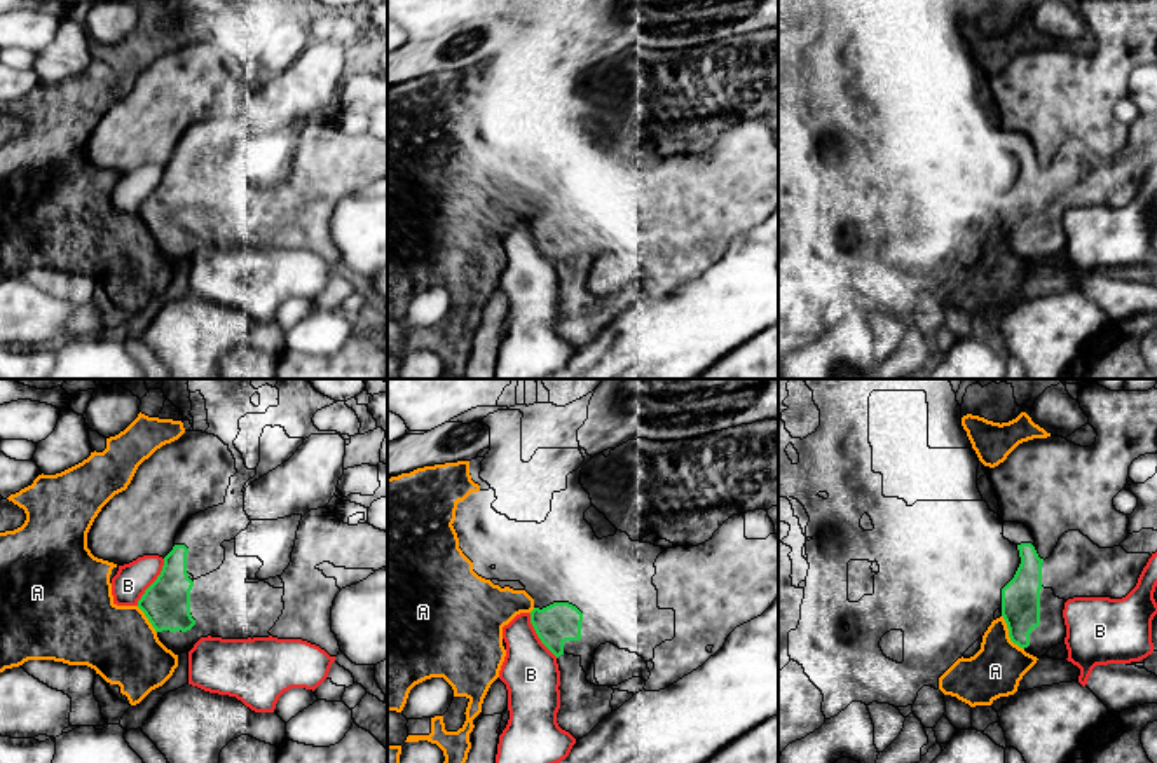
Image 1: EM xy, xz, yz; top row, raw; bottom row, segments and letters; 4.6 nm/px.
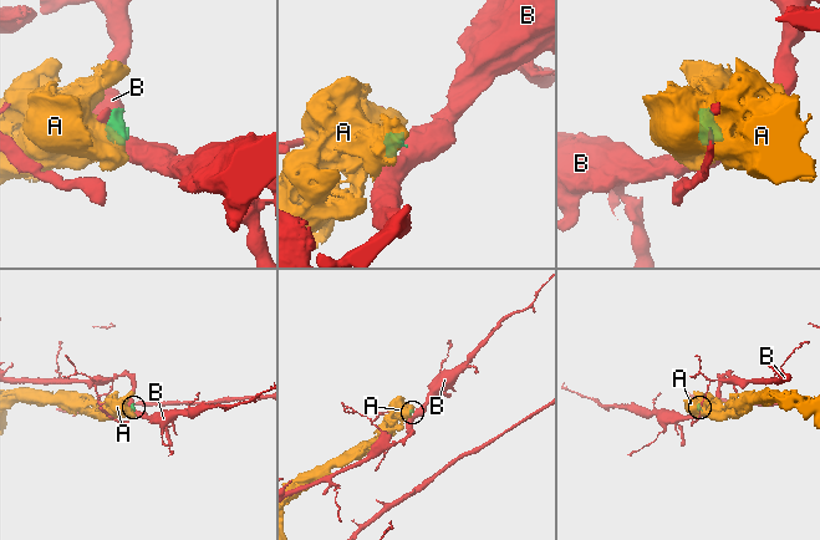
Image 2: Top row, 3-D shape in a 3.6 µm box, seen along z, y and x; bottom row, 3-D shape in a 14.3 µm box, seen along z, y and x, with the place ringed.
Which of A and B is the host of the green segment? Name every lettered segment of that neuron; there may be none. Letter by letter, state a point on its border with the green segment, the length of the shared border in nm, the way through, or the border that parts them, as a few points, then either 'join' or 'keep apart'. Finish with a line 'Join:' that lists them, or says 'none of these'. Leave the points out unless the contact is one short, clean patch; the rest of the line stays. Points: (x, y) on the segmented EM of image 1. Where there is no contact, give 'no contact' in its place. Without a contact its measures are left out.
A: contact yz (1009, 634); length 190 nm; keep apart
B: contact xy (154, 582); length 260 nm; border xy (164, 559), (161, 573), (136, 604); keep apart
Join: none of these

